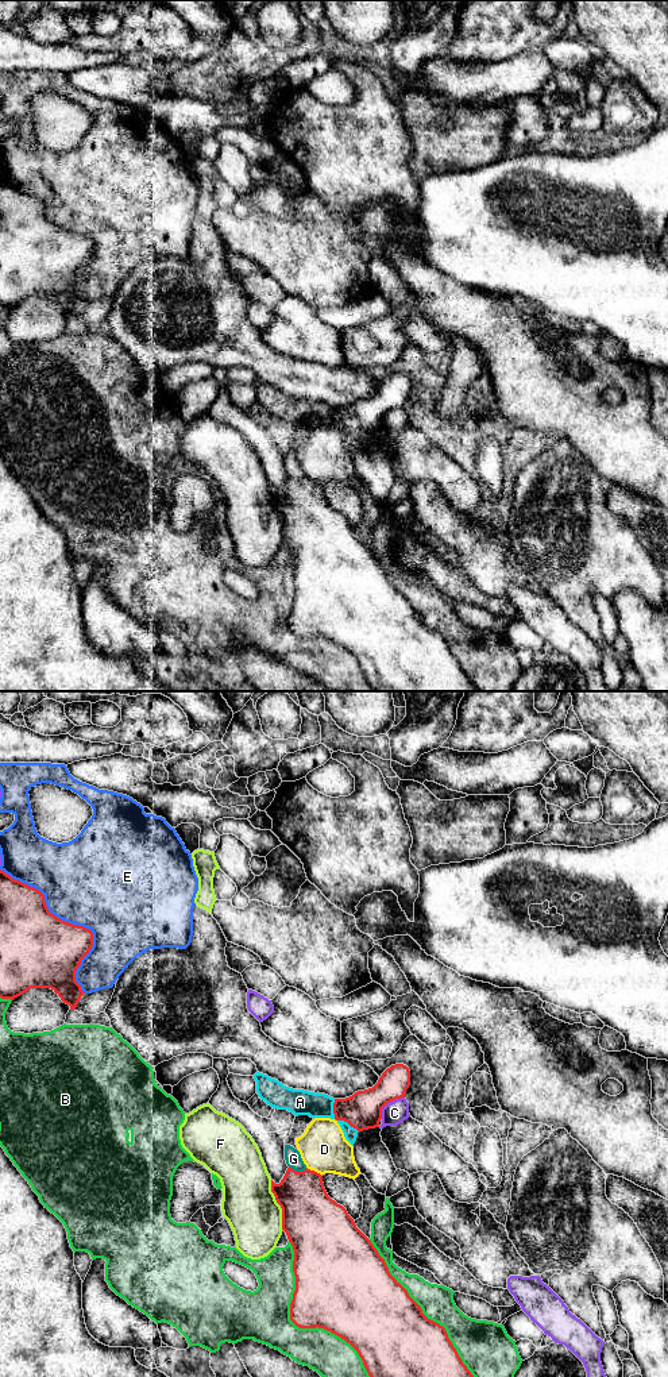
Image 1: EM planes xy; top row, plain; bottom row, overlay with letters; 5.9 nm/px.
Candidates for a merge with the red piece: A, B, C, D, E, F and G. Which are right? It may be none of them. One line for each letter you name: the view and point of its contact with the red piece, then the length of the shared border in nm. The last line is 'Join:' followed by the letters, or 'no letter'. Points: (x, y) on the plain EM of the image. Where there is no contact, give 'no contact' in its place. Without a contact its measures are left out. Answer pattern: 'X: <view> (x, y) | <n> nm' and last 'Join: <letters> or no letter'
Join: no letter

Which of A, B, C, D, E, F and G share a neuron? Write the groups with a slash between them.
A / B / C / D / E / F / G

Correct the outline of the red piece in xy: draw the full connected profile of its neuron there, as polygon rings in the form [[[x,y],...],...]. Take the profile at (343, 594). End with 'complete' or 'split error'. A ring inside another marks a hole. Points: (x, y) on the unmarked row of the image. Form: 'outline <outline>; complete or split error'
outline [[[287,477],[279,493],[271,489],[271,501],[277,512],[282,517],[282,539],[286,541],[289,551],[294,559],[293,580],[296,585],[296,599],[290,612],[290,629],[300,637],[324,637],[340,645],[350,652],[359,663],[363,674],[374,691],[478,691],[467,675],[463,672],[456,657],[448,647],[443,634],[428,628],[421,616],[409,605],[408,599],[390,583],[385,568],[379,564],[371,549],[356,536],[354,528],[348,524],[347,518],[332,509],[323,491],[323,485],[314,479],[305,478],[296,481]]]; complete

